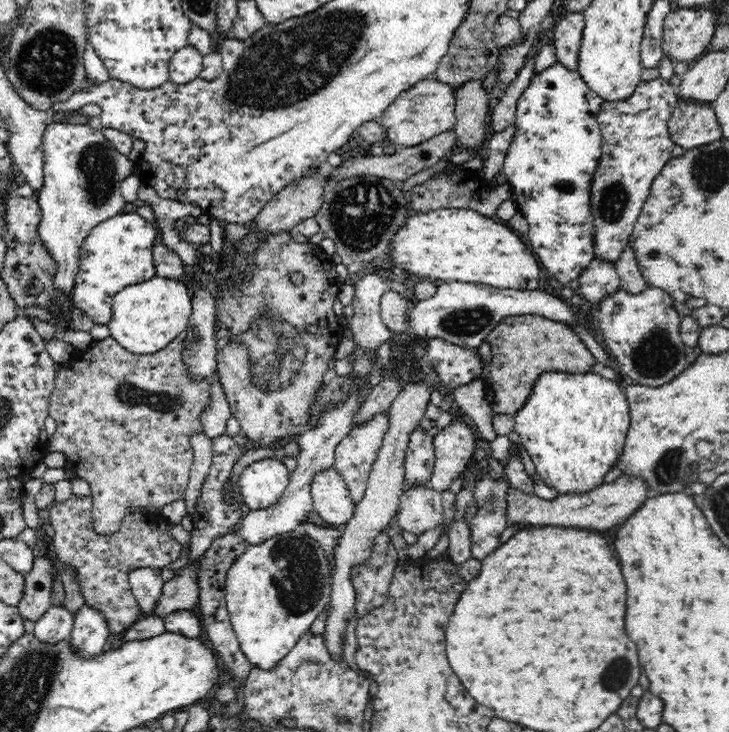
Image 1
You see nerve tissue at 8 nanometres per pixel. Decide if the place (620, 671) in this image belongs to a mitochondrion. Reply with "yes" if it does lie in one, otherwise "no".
yes

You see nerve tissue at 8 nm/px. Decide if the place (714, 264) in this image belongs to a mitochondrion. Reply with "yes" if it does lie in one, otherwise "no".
no

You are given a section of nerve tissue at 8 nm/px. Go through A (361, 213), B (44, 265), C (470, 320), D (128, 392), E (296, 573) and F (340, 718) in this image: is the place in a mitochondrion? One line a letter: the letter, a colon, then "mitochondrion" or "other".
A: mitochondrion
B: mitochondrion
C: mitochondrion
D: mitochondrion
E: mitochondrion
F: mitochondrion

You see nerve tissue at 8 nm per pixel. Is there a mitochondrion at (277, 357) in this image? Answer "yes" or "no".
yes

